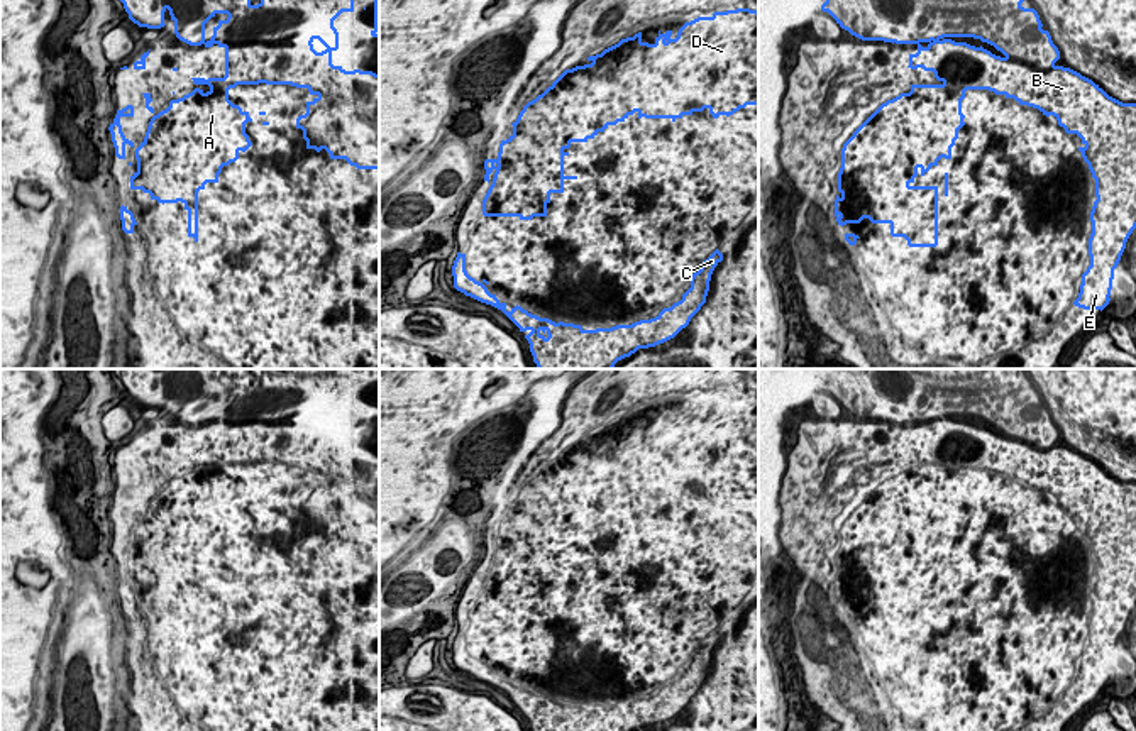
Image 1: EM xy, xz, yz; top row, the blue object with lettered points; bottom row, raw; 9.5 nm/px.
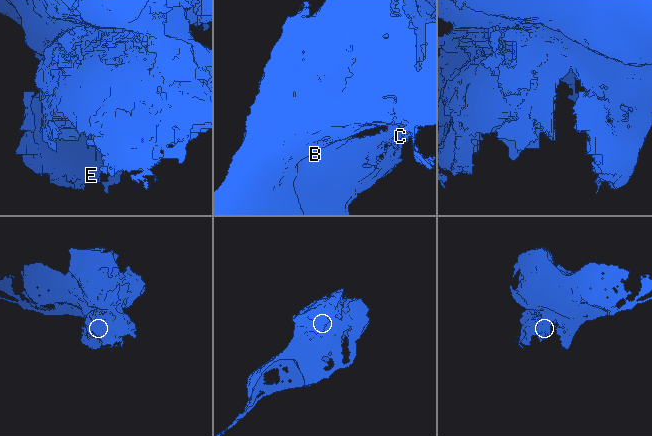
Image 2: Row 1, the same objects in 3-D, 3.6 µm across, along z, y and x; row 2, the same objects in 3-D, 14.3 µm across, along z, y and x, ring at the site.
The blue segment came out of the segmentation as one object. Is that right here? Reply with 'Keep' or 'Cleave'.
Cleave

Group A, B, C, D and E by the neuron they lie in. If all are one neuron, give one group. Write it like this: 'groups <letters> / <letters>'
groups A D / B C E

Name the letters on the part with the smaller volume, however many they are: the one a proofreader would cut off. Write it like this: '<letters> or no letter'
B, C, E

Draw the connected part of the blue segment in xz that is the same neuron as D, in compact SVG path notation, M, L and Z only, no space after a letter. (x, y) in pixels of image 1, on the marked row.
M736 8L714 12L711 17L698 17L686 22L677 37L672 30L655 37L650 46L642 41L642 32L633 37L621 39L618 44L604 49L604 58L589 56L587 64L565 69L542 95L528 102L516 118L516 130L499 144L496 159L496 173L493 183L499 179L523 178L528 171L537 173L538 164L554 152L555 139L567 139L584 125L604 125L615 107L623 107L630 95L643 93L643 86L650 83L648 66L659 63L662 78L670 76L664 71L674 68L681 58L703 59L704 63L731 61L736 73L745 71L745 64L752 64L752 90L758 93L758 12L750 8Z

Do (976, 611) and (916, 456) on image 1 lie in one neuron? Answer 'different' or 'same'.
same

